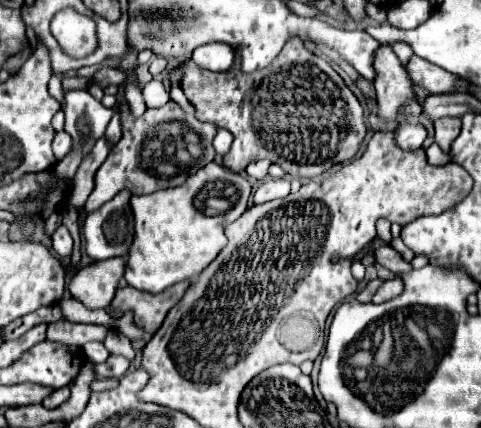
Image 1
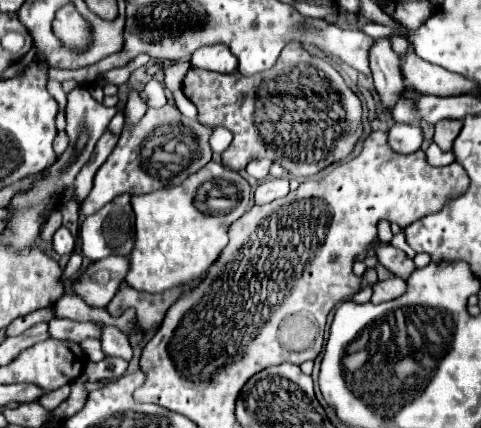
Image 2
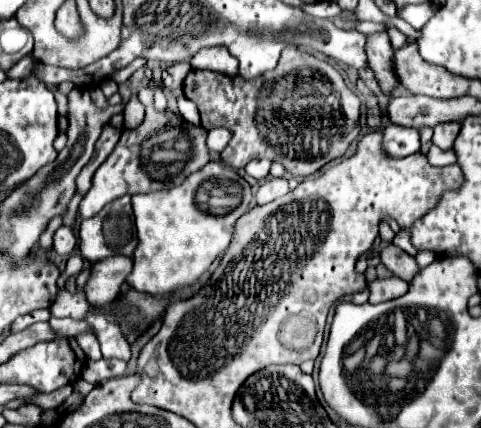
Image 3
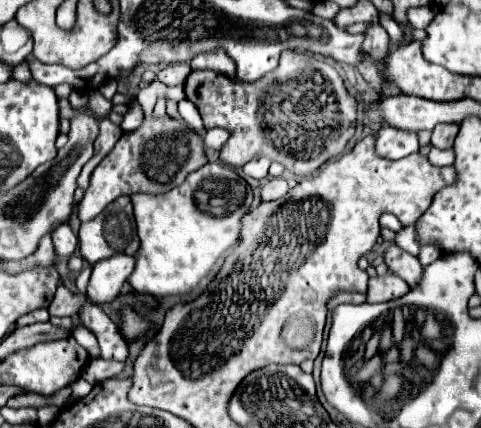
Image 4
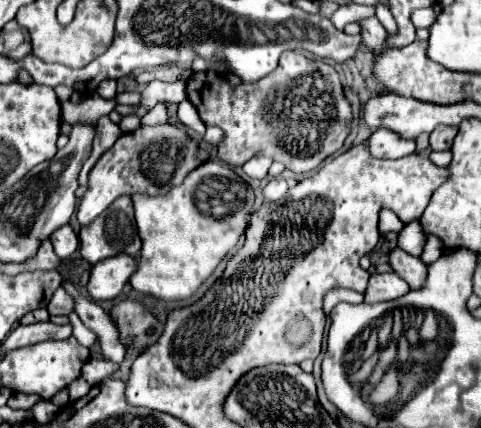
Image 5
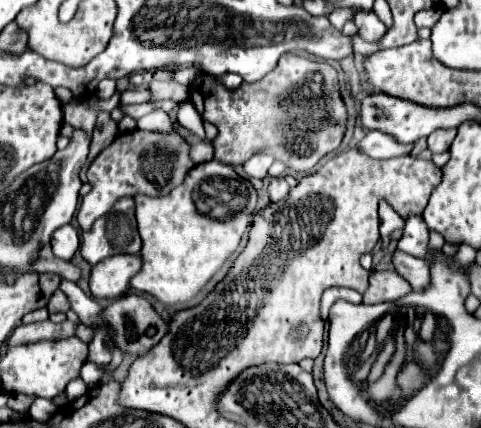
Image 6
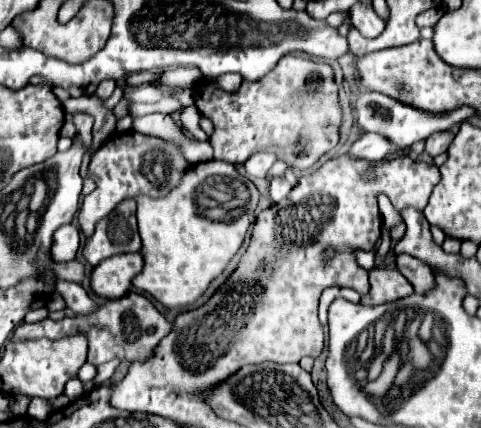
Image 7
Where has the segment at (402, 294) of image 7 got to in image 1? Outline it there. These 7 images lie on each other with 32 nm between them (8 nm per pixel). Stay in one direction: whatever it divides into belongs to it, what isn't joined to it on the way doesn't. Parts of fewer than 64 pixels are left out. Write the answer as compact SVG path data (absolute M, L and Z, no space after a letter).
M392 278L392 280L386 280L378 290L376 290L376 294L374 294L374 298L372 298L372 302L374 304L382 304L382 302L388 302L388 300L392 300L392 298L396 298L396 296L400 296L404 292L404 282L402 282L402 278Z

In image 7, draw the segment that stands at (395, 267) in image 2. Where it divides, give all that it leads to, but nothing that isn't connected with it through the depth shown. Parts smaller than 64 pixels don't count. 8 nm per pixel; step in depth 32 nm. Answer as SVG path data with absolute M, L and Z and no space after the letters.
M400 254L396 258L398 270L408 278L408 282L414 284L414 290L418 294L428 294L436 288L436 276L428 264L424 264L418 258L412 258L408 254Z

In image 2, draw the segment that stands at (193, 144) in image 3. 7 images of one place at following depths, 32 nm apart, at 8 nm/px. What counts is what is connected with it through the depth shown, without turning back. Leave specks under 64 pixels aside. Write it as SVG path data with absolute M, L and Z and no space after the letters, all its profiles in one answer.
M164 106L160 110L148 108L140 124L126 124L116 148L108 160L98 168L94 176L94 186L88 198L80 204L82 216L96 214L106 202L112 202L120 194L148 194L162 188L172 188L182 184L192 172L200 170L212 160L212 150L208 146L212 128L200 122L186 120L178 108Z

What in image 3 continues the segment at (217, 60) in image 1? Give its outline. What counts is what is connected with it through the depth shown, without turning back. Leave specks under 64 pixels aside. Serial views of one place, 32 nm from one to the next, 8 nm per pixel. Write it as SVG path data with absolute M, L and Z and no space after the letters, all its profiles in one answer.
M222 46L200 50L192 58L190 64L192 64L192 68L206 68L206 70L228 74L228 76L236 76L238 74L238 62L236 62L236 58L232 58L228 54L228 50L222 48Z

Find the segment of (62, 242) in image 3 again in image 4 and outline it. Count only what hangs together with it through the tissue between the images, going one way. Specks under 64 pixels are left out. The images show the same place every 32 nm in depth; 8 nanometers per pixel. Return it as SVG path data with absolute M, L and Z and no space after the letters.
M58 226L52 232L52 242L58 256L72 256L74 250L78 248L78 238L70 226Z

